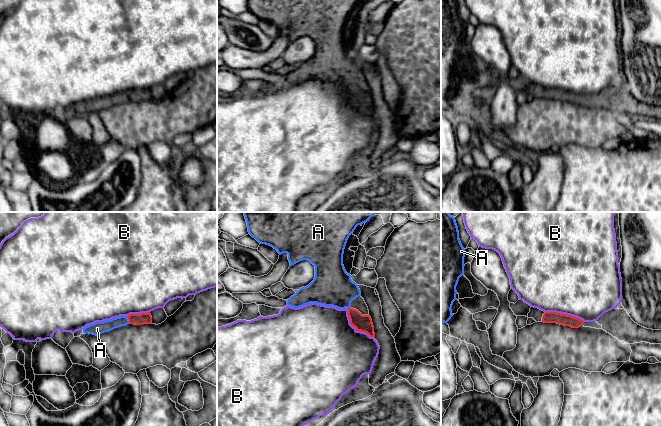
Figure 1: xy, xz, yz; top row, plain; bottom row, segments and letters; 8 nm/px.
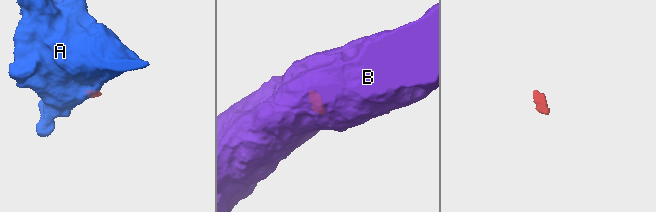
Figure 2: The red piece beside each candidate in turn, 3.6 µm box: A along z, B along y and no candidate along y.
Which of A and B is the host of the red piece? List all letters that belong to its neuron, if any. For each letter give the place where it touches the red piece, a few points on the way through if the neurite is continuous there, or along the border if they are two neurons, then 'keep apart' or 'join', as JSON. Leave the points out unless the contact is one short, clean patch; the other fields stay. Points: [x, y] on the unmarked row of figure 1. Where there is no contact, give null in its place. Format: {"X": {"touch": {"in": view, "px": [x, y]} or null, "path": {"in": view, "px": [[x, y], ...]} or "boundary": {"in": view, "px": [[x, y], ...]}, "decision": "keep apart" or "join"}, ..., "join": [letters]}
{"A": {"touch": {"in": "xy", "px": [128, 95]}, "path": {"in": "xy", "px": [[144, 94], [128, 95], [99, 103]]}, "decision": "join"}, "B": {"touch": {"in": "xz", "px": [355, 103]}, "boundary": {"in": "xz", "px": [[347, 85], [349, 98], [357, 106], [364, 107], [374, 114]]}, "decision": "keep apart"}, "join": ["A"]}

